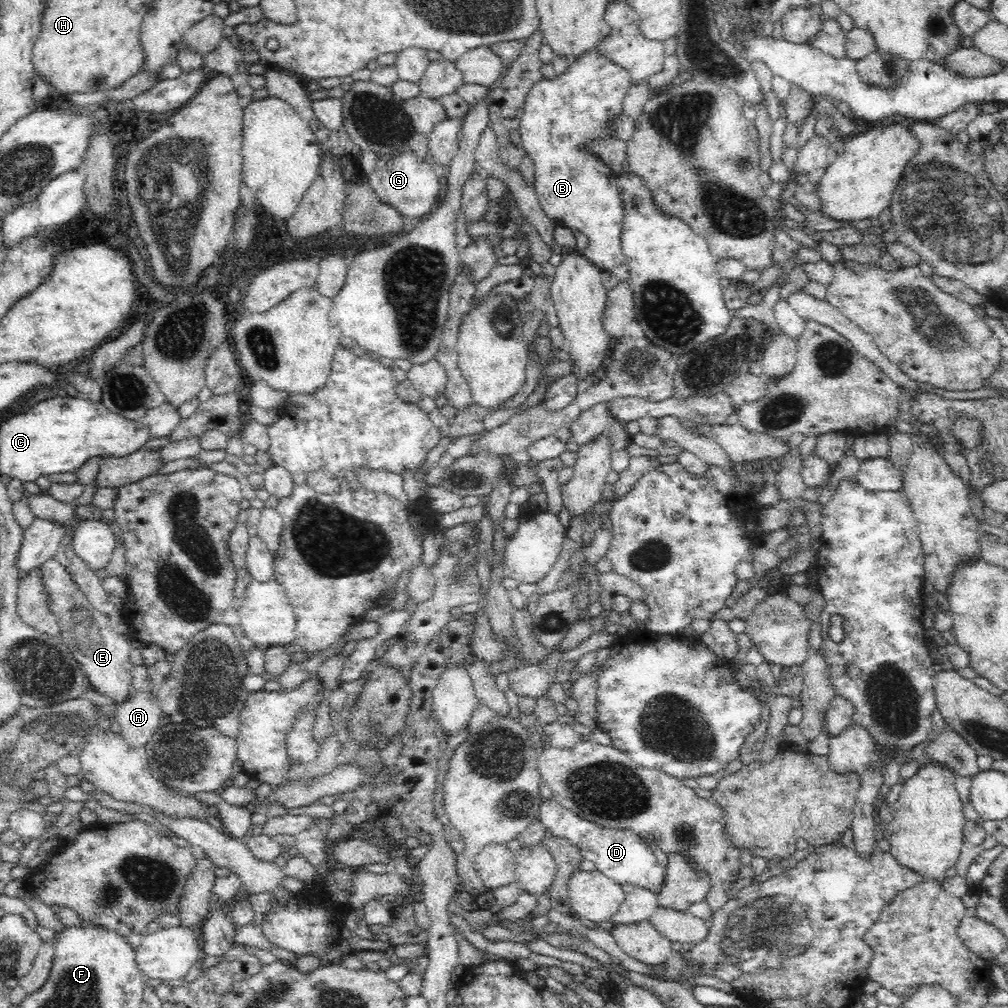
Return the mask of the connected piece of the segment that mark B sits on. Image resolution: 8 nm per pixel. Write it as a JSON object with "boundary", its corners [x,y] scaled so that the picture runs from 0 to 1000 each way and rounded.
{"boundary":[[[587,49],[565,62],[565,65],[556,75],[538,76],[528,85],[522,96],[516,121],[518,143],[522,153],[526,154],[530,161],[529,184],[540,211],[548,220],[579,232],[584,238],[577,252],[592,266],[603,270],[621,260],[617,251],[619,203],[612,186],[612,173],[603,167],[594,155],[577,145],[587,138],[611,138],[604,133],[604,125],[608,117],[618,111],[617,101],[625,85],[626,75],[623,70],[601,58],[592,49]]]}

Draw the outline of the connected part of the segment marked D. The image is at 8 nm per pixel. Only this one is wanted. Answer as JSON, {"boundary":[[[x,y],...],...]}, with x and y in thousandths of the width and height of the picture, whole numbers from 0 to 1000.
{"boundary":[[[550,793],[537,795],[535,813],[546,828],[565,834],[579,852],[589,855],[591,864],[600,867],[614,878],[633,879],[651,886],[651,889],[655,885],[659,877],[660,860],[653,856],[653,851],[647,844],[648,841],[637,832],[637,829],[630,827],[627,823],[598,821],[563,805]]]}

